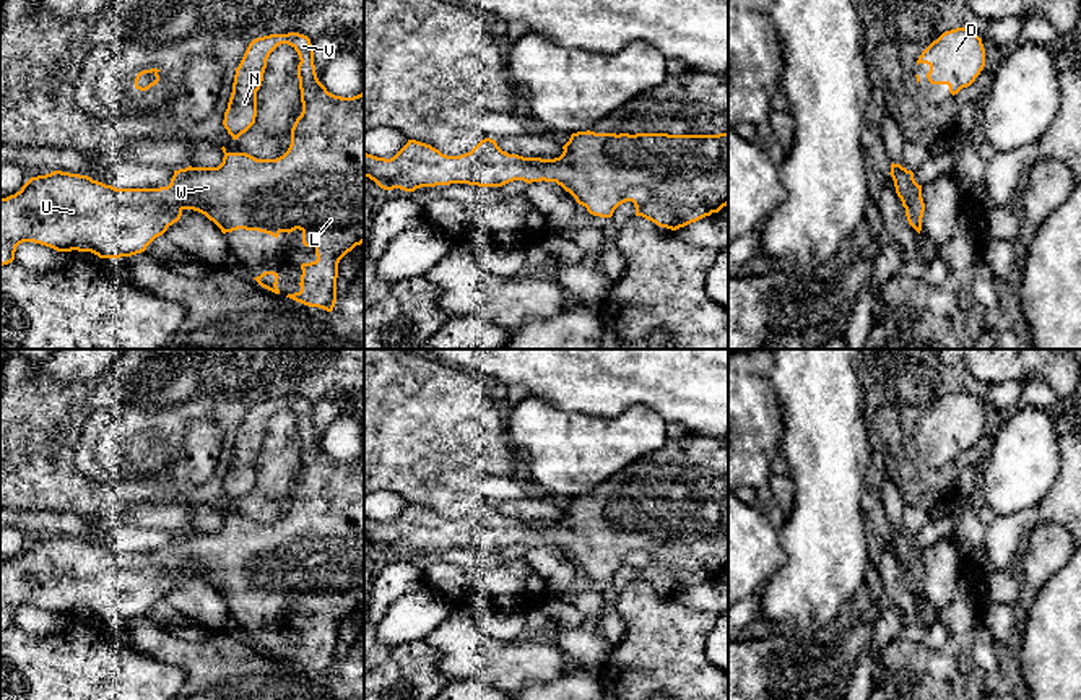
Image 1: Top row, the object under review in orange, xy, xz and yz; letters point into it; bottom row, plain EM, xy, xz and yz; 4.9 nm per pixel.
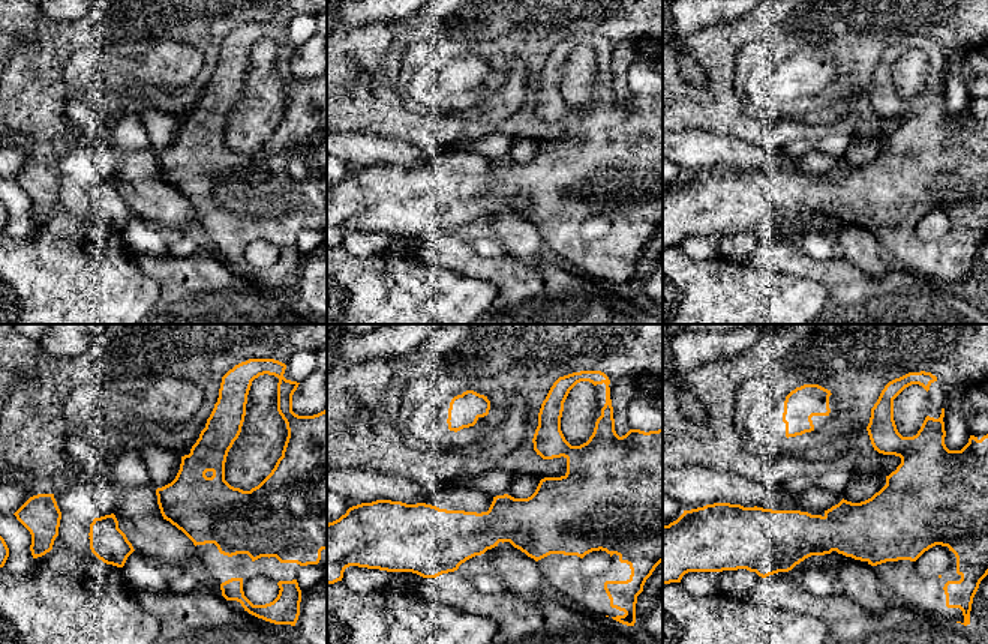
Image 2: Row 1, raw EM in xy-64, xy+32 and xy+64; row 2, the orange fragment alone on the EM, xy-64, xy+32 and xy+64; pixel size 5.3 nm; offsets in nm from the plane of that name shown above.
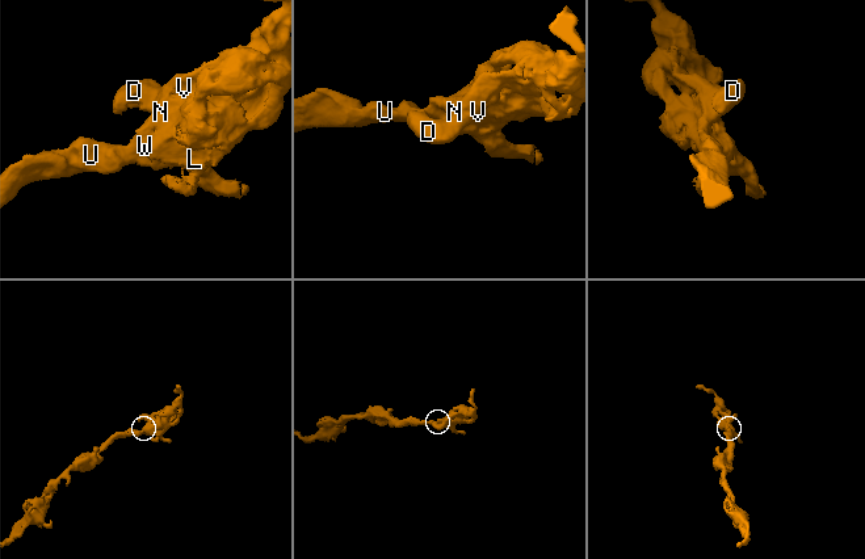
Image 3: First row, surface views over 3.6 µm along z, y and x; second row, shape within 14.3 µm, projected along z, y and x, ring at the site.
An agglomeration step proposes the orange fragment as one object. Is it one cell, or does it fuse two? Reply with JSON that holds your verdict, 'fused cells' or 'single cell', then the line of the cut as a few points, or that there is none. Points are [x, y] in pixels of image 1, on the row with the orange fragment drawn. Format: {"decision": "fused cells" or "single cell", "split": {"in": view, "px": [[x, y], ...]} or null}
{"decision": "single cell", "split": null}

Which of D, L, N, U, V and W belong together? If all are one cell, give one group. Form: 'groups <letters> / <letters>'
groups D L N U V W

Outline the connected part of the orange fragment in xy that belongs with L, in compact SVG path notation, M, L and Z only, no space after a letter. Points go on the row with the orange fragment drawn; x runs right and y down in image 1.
M299 32L270 34L254 39L236 68L232 93L223 125L232 140L245 133L257 117L257 91L262 86L267 60L281 44L291 45L299 55L297 78L302 112L291 128L291 145L276 159L257 159L247 153L228 153L223 146L223 162L218 167L185 167L174 171L171 184L159 188L115 188L88 175L54 171L31 177L20 192L0 198L0 266L15 260L16 247L34 242L57 252L91 252L99 258L132 257L146 247L169 226L177 223L184 210L193 210L213 221L223 234L237 229L258 231L278 239L281 232L302 232L302 244L314 247L317 260L302 263L301 291L286 297L309 307L332 312L336 302L336 278L340 260L364 242L364 89L353 97L335 96L319 81L310 39Z

